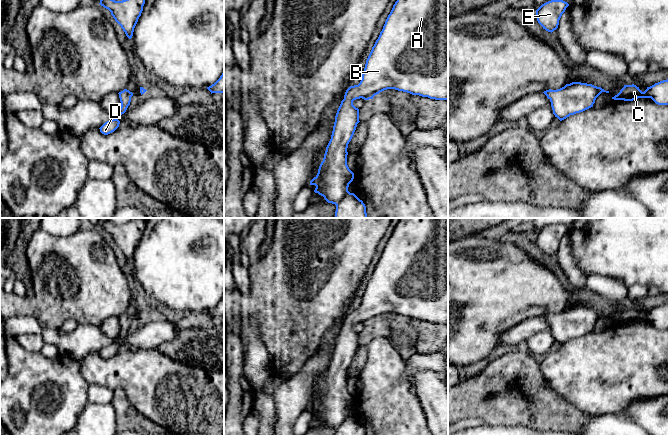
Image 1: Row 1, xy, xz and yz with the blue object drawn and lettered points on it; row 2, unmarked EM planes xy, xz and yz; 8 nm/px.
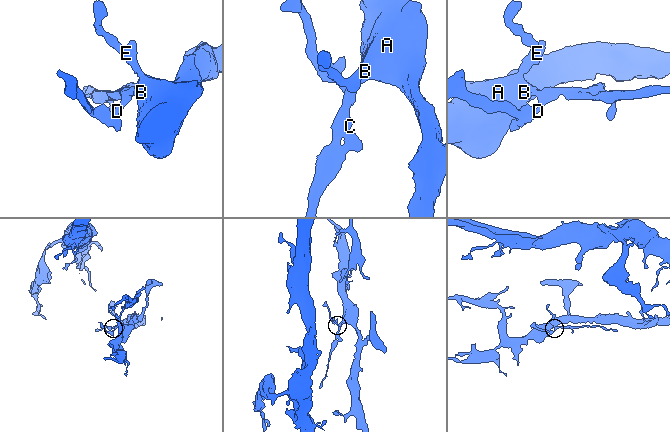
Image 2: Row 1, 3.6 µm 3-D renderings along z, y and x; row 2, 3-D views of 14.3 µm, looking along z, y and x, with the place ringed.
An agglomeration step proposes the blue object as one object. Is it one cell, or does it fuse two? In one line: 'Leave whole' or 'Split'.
Leave whole

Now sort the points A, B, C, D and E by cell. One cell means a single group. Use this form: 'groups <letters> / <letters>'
groups A B C D E

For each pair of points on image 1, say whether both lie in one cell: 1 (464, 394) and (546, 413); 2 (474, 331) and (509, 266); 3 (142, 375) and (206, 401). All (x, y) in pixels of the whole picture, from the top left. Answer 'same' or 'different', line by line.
1: same
2: same
3: same

